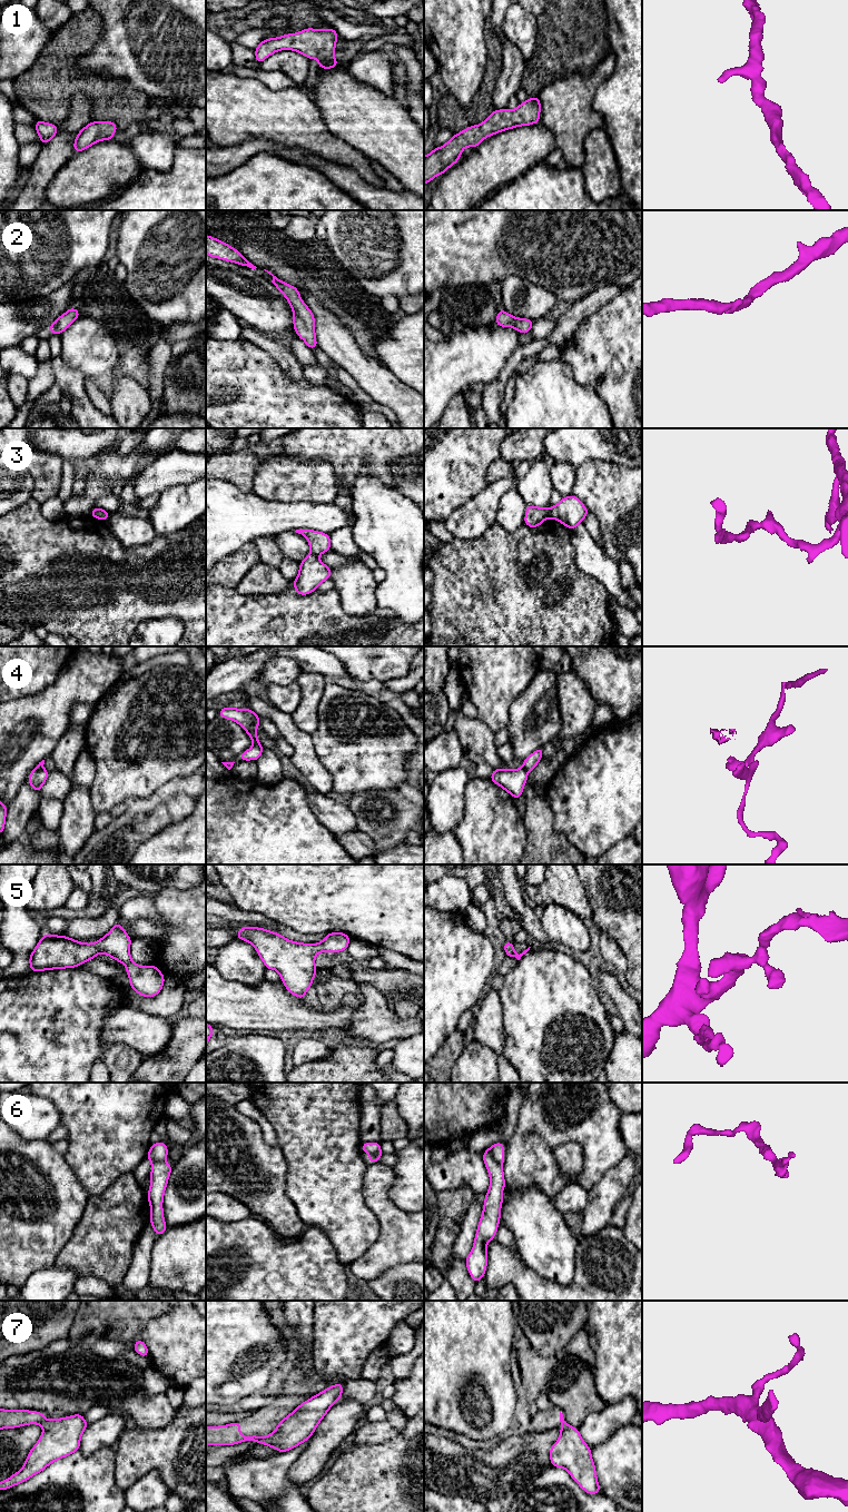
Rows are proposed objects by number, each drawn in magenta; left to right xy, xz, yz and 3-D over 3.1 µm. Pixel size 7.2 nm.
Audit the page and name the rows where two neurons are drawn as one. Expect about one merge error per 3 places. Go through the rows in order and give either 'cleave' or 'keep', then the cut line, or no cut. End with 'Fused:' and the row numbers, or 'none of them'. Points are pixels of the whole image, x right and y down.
1: keep; no cut
2: keep; no cut
3: cleave; cut in yz along (548, 509), (550, 516)
4: cleave; cut in xz along (253, 744), (260, 747)
5: keep; no cut
6: cleave; cut in yz along (486, 1150), (495, 1160), (502, 1164)
7: keep; no cut
Fused: 3, 4, 6

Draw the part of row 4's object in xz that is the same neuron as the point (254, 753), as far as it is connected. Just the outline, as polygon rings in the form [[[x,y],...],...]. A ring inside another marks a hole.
[[[253,745],[250,749],[244,751],[240,754],[239,760],[241,761],[247,761],[247,760],[253,760],[256,761],[260,758],[262,753],[263,753],[264,748],[259,747],[259,745]]]

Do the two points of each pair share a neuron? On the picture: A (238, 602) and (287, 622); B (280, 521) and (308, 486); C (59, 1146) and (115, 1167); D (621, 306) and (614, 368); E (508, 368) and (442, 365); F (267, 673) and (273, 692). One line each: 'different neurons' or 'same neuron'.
A: same neuron
B: different neurons
C: different neurons
D: same neuron
E: different neurons
F: different neurons

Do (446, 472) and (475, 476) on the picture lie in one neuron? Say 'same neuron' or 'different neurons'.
same neuron

